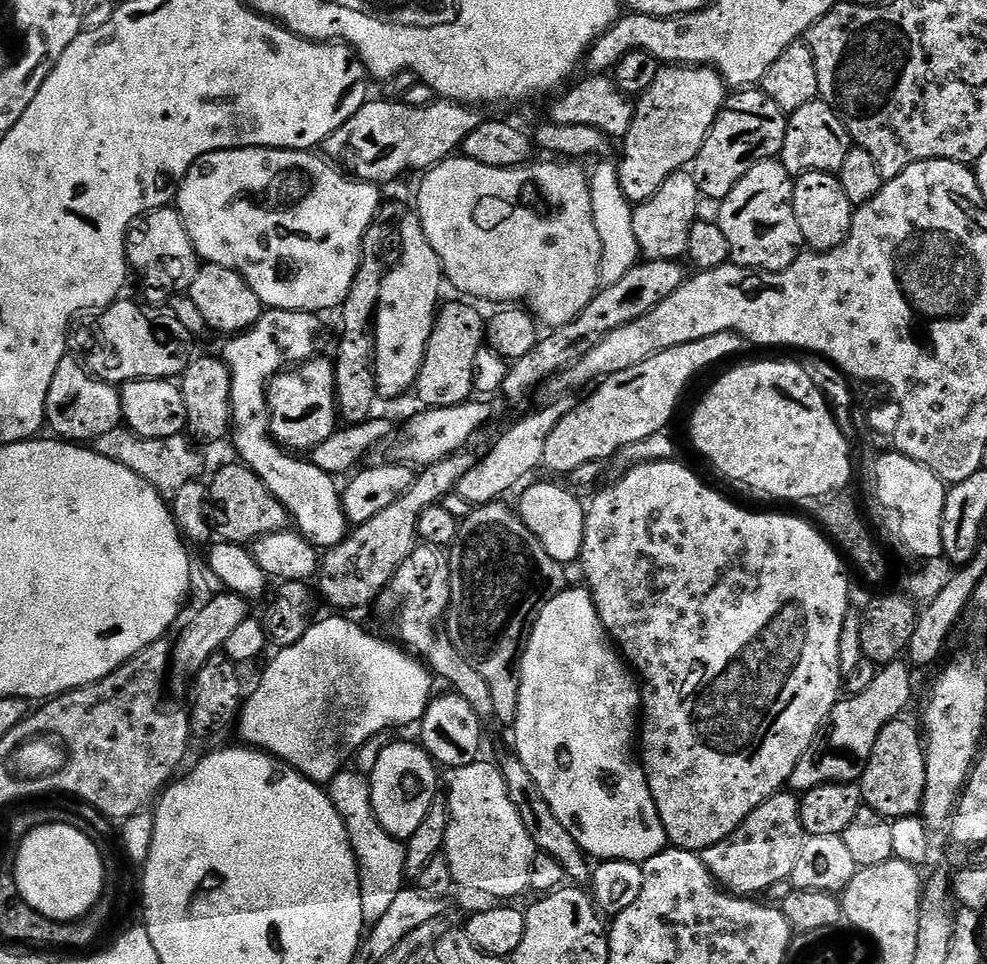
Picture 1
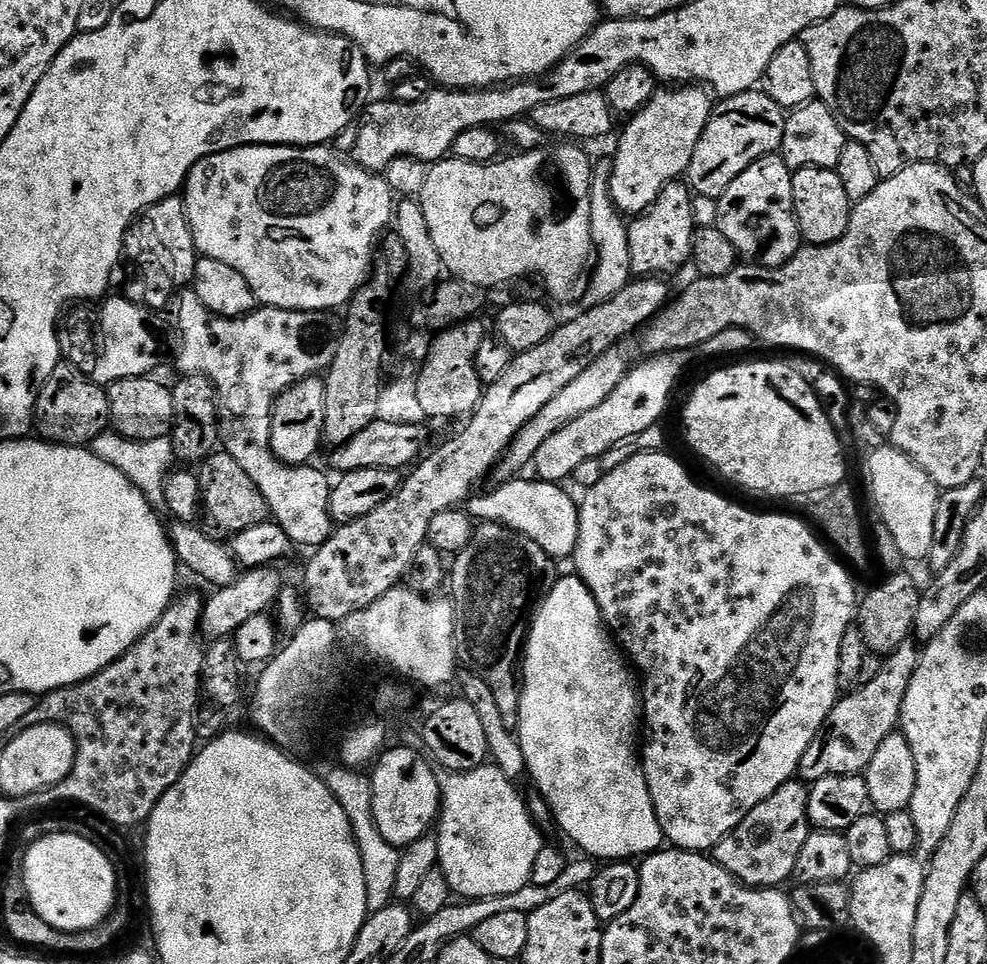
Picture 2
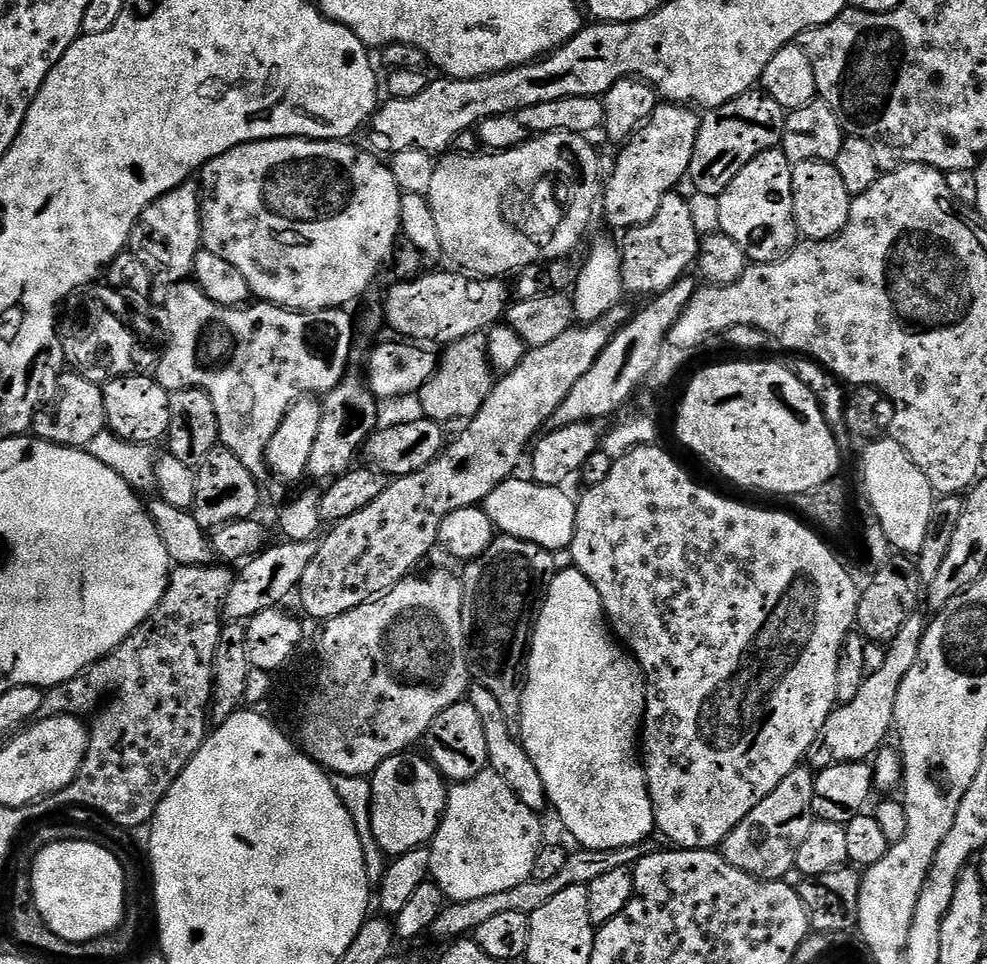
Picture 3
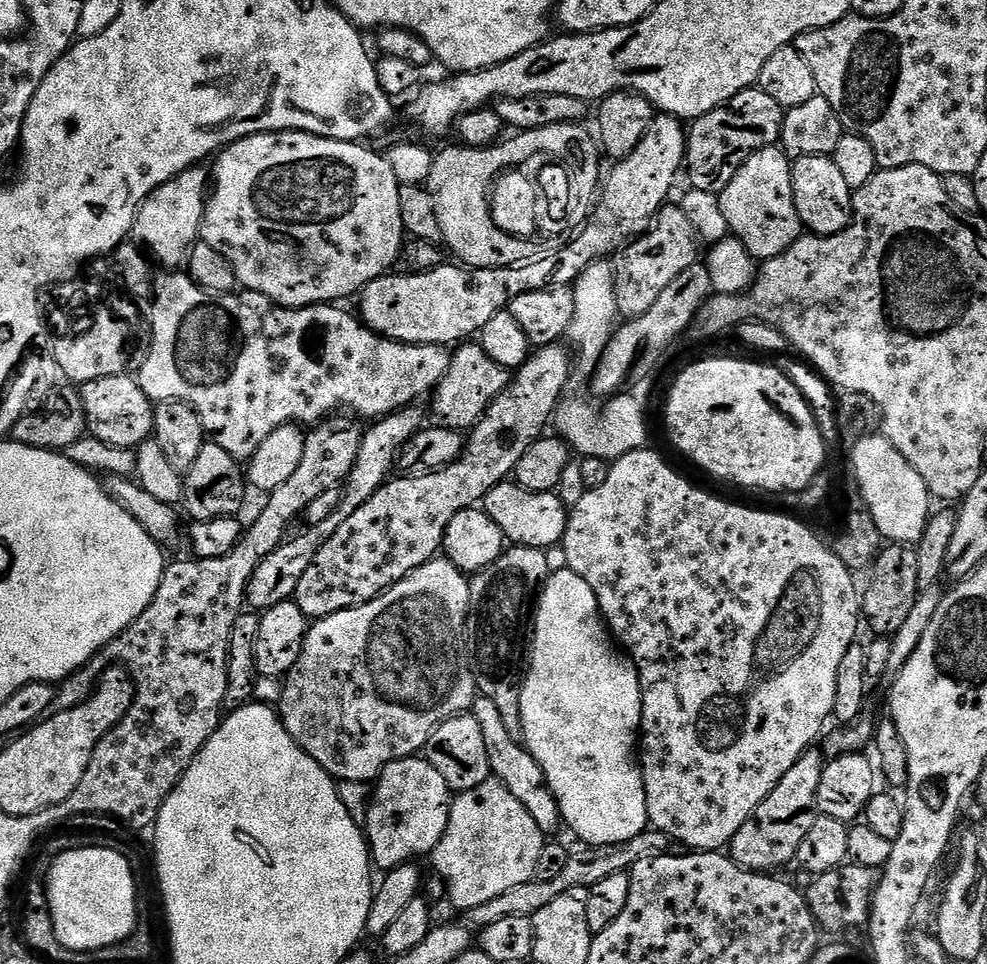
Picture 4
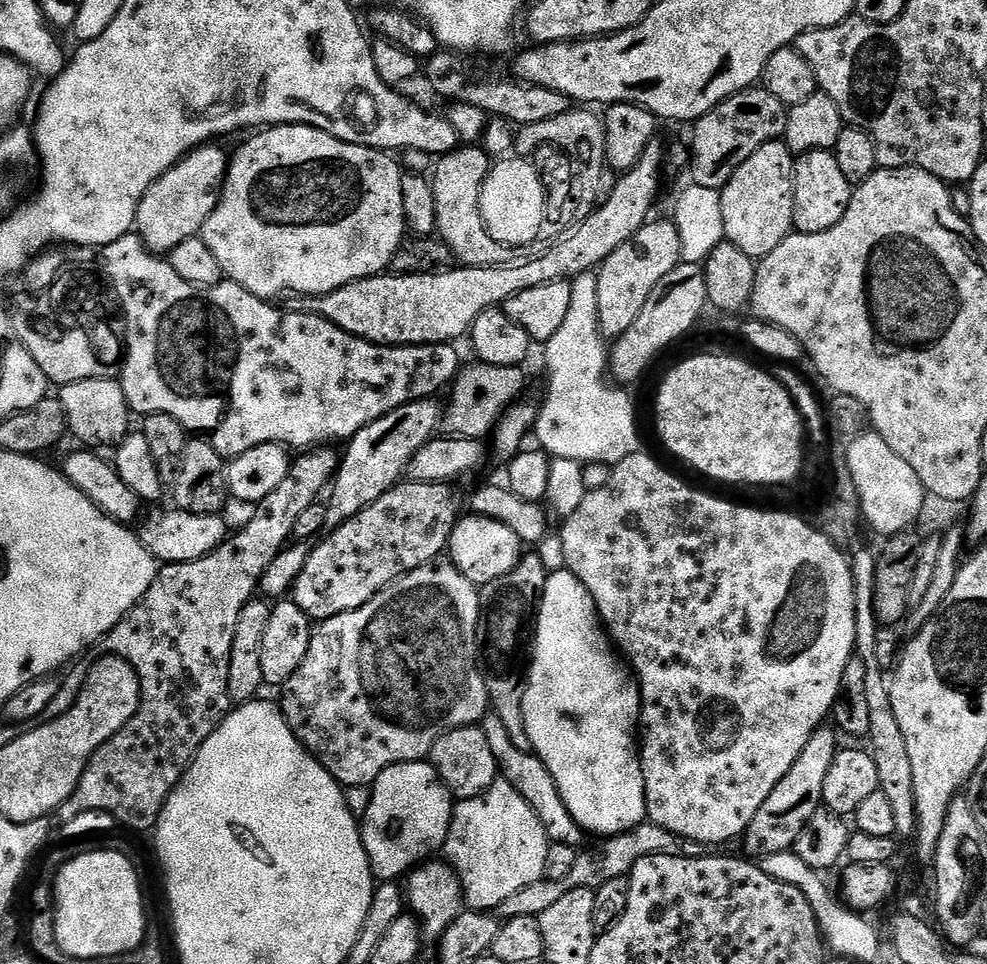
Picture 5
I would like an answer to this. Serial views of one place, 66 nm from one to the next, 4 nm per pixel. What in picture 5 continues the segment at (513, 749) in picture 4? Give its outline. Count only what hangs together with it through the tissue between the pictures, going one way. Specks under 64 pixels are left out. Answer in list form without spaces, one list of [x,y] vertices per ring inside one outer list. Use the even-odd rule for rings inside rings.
[[[496,715],[485,716],[482,727],[486,734],[486,742],[490,742],[490,750],[494,750],[499,775],[506,782],[510,782],[510,786],[514,786],[514,790],[518,790],[518,794],[522,794],[522,798],[526,798],[526,802],[530,802],[530,810],[534,810],[534,814],[538,814],[538,822],[542,822],[549,841],[553,844],[565,844],[579,849],[585,843],[583,840],[586,839],[586,833],[580,823],[572,817],[570,810],[566,810],[566,802],[562,802],[562,794],[558,794],[558,786],[551,774],[544,769],[544,764],[540,761],[539,756],[514,747],[502,722]]]

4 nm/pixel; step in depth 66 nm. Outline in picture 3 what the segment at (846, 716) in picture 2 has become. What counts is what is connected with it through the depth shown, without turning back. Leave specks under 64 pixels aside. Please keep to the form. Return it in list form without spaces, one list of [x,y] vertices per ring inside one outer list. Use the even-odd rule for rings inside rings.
[[[910,616],[903,623],[898,636],[887,645],[886,662],[882,662],[875,674],[864,677],[854,702],[840,704],[832,709],[830,718],[826,718],[822,730],[818,730],[818,738],[814,738],[806,757],[807,767],[813,773],[839,764],[871,761],[885,747],[887,740],[884,739],[888,732],[890,736],[894,728],[894,702],[898,702],[898,686],[902,686],[902,678],[910,674],[910,666],[914,666],[914,658],[918,658],[918,646],[922,646],[924,631],[928,628],[928,620],[920,616]]]

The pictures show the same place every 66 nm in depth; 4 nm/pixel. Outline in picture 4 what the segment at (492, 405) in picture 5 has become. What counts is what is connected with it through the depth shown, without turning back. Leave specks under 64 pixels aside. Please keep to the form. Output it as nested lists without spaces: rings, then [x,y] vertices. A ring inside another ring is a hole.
[[[464,342],[452,352],[452,361],[444,377],[431,393],[435,423],[441,428],[471,430],[486,410],[510,383],[509,369],[498,366],[478,342]]]

